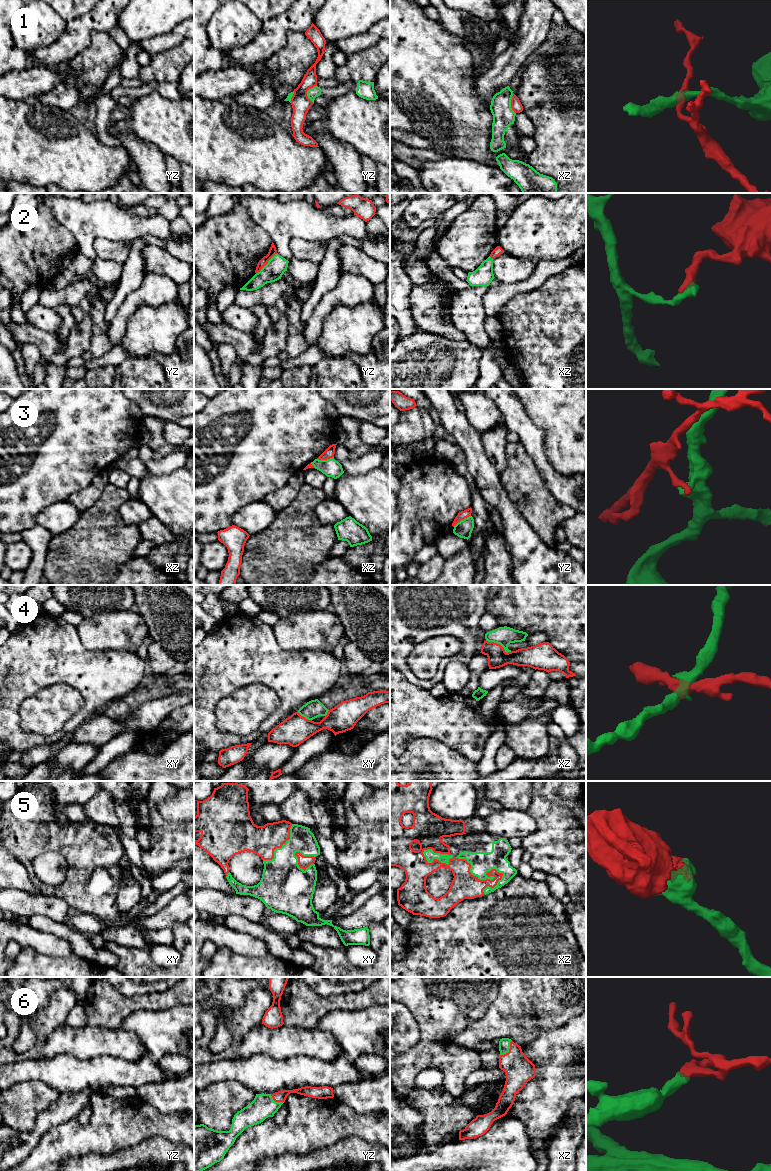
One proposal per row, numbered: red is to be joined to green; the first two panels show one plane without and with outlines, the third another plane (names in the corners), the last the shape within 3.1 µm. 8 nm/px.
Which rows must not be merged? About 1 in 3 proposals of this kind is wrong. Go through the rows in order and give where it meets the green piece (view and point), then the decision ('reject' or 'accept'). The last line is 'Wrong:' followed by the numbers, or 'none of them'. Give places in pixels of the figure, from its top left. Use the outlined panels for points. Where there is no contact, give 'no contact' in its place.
1: meets green in yz at (307, 93); reject
2: meets green in yz at (267, 263); reject
3: meets green in yz at (461, 520); reject
4: meets green in xz at (499, 643); reject
5: meets green in xz at (480, 879); accept
6: meets green in xz at (508, 1050); accept
Wrong: 1, 2, 3, 4

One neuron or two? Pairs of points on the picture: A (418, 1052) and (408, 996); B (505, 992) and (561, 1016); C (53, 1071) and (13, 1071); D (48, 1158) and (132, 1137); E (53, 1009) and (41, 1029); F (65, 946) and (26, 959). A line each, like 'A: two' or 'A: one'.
A: one
B: one
C: one
D: one
E: one
F: two

